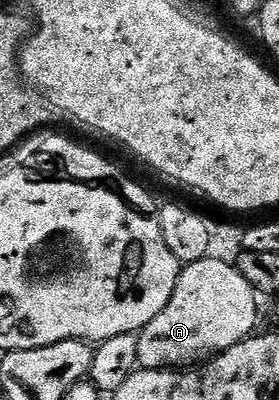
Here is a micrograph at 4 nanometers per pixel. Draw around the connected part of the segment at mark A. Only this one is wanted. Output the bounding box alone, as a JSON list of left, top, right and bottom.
[137,257,257,371]

